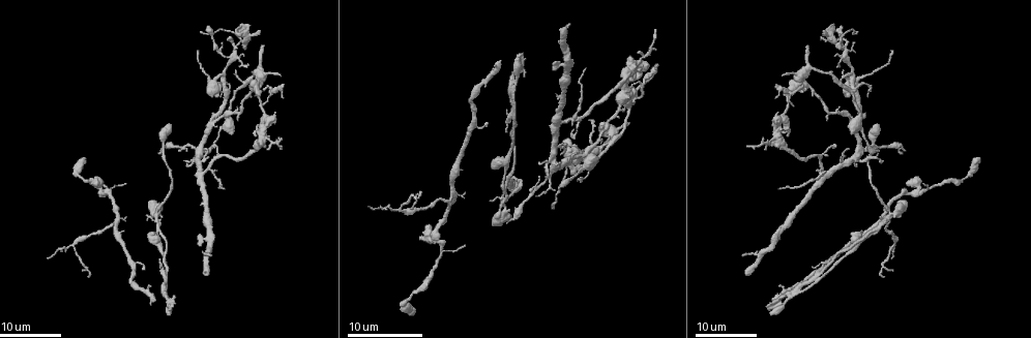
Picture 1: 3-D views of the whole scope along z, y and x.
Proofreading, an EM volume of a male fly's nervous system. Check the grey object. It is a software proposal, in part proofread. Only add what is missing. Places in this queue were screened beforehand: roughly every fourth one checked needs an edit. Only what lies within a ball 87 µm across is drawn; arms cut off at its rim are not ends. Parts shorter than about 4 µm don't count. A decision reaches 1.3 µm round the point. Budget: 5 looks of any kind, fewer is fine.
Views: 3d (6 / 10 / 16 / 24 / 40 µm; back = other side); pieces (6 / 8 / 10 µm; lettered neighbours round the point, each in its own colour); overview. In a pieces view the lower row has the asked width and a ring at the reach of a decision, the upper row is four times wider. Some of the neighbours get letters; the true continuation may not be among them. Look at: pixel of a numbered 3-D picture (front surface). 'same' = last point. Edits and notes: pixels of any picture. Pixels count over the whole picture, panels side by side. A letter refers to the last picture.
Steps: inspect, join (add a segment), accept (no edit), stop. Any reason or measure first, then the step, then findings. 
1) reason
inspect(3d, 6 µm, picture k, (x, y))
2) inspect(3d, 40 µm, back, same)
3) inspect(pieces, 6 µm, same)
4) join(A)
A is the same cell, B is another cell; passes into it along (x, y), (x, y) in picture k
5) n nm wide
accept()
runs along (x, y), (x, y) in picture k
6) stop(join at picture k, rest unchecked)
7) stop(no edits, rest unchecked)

branch stops here
inspect(3d, 24 µm, picture 1, (224, 188))

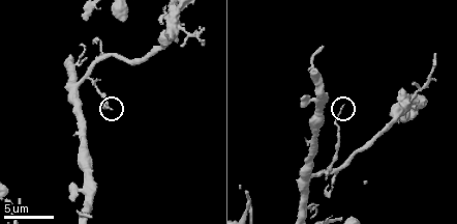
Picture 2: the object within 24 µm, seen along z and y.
inspect(pieces, 10 µm, picture 2, (112, 109))

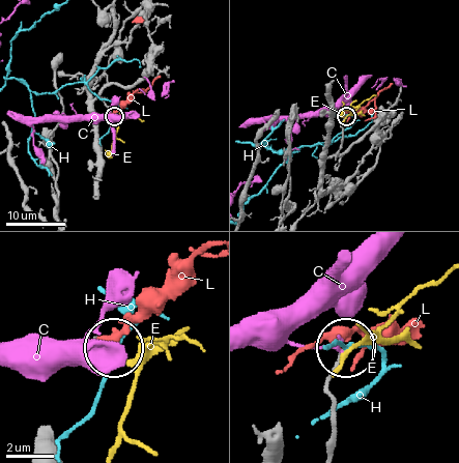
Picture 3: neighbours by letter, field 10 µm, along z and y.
accept()
C, E, H and L are other cells; no lettered segment goes on from it

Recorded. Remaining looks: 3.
an open end
inspect(3d, 16 µm, picture 1, (159, 152))

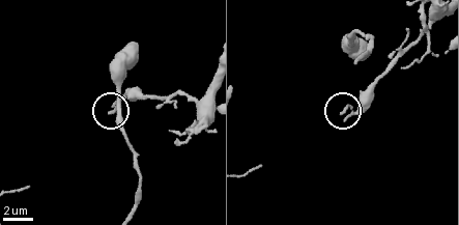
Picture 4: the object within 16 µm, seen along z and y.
inspect(pieces, 10 µm, picture 4, (110, 111))

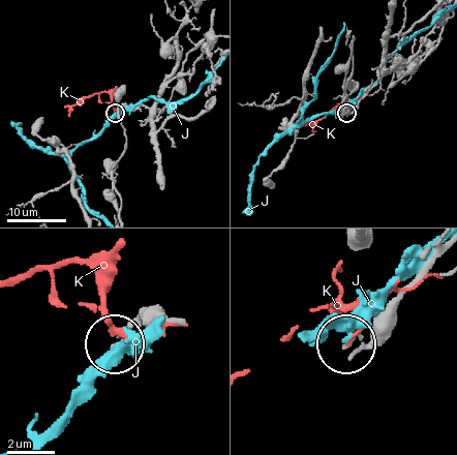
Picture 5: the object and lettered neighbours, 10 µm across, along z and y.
accept()
J and K are other cells; no lettered segment goes on from it

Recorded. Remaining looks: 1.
stop(no edits, rest unchecked)

